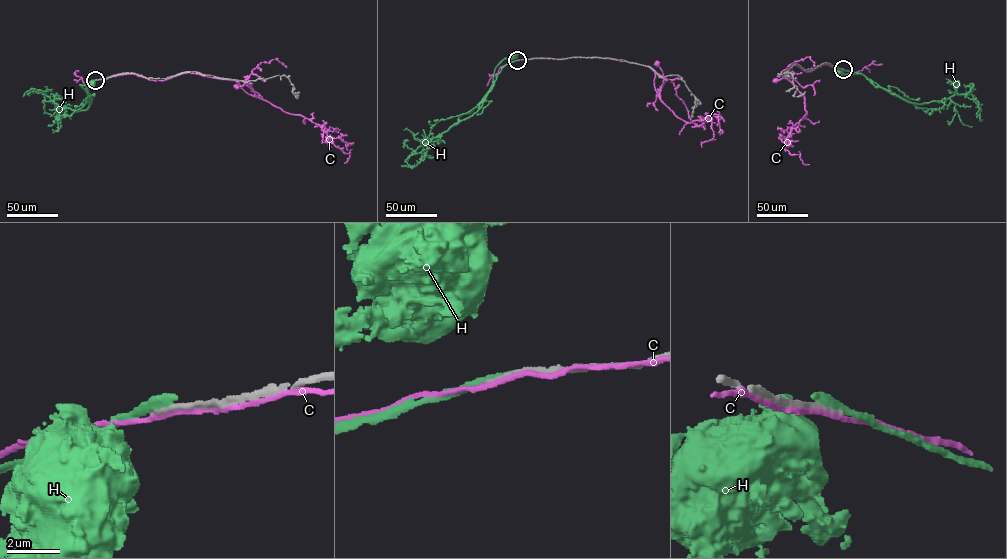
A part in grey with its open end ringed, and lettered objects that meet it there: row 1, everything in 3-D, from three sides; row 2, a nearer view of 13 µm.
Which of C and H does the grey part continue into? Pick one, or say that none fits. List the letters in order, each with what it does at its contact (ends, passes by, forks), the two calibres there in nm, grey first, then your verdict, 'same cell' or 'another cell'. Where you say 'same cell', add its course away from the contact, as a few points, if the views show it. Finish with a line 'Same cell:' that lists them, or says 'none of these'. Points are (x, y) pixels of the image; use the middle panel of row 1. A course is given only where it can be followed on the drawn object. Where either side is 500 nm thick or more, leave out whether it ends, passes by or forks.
C: it passes by; calibres 240 and 190 nm; another cell
H: it ends; calibres 300 and 360 nm; another cell
Same cell: none of these

